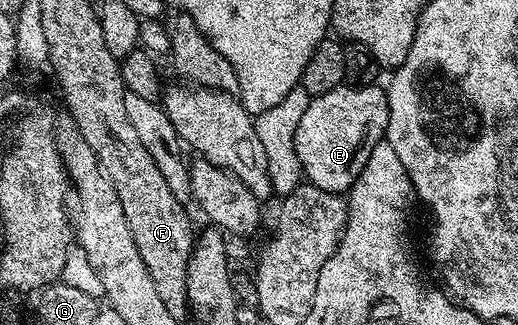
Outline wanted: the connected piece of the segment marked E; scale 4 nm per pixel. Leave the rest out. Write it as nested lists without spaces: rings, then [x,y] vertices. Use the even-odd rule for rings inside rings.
[[[344,85],[324,95],[316,95],[297,125],[295,152],[301,161],[304,180],[329,193],[347,193],[373,145],[384,142],[389,121],[387,92],[379,85]]]

